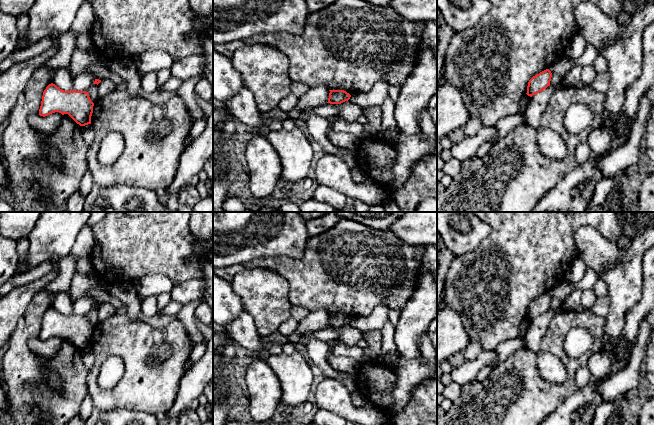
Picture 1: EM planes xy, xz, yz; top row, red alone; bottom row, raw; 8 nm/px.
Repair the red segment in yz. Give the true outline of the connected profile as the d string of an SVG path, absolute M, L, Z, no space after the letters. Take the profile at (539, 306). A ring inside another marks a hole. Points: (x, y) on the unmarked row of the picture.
M546 293L539 298L533 300L527 310L527 319L532 321L533 319L543 315L550 310L552 297L549 293Z

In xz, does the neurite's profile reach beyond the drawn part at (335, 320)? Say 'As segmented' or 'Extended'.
As segmented

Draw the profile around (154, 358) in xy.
M115 313L94 327L91 350L95 363L86 378L88 394L94 408L111 410L124 408L156 415L167 413L173 406L185 365L190 359L193 345L186 328L177 319L165 328L154 328L140 320L132 320L128 314ZM119 356L125 365L124 375L112 389L104 390L97 382L101 365L110 357Z

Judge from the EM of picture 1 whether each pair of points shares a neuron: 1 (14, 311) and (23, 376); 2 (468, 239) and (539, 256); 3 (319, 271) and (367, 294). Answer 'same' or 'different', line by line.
1: different
2: different
3: same

